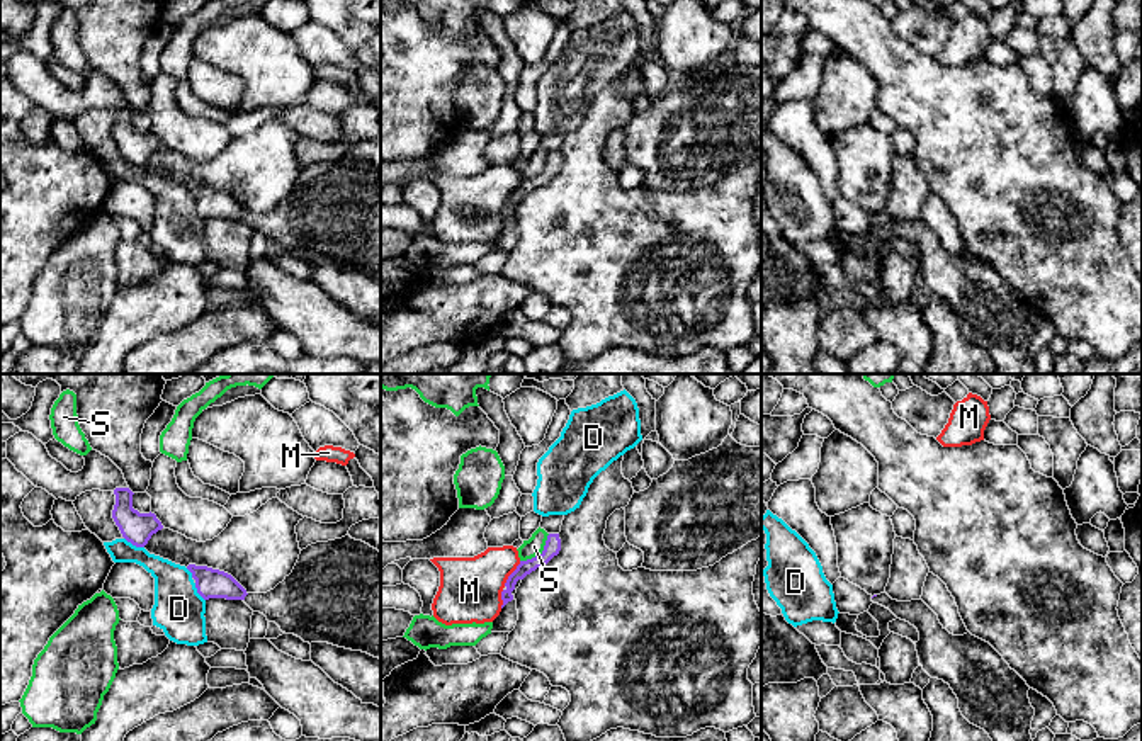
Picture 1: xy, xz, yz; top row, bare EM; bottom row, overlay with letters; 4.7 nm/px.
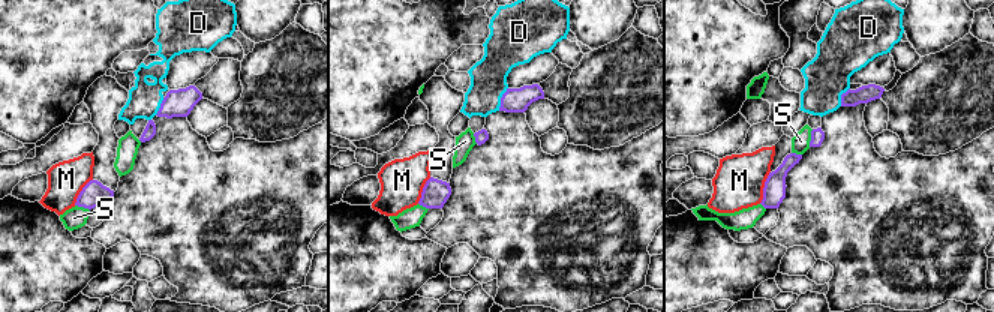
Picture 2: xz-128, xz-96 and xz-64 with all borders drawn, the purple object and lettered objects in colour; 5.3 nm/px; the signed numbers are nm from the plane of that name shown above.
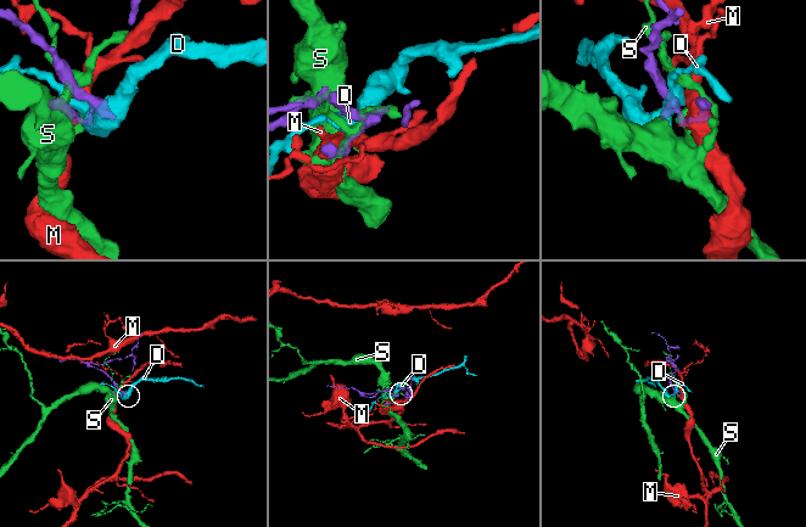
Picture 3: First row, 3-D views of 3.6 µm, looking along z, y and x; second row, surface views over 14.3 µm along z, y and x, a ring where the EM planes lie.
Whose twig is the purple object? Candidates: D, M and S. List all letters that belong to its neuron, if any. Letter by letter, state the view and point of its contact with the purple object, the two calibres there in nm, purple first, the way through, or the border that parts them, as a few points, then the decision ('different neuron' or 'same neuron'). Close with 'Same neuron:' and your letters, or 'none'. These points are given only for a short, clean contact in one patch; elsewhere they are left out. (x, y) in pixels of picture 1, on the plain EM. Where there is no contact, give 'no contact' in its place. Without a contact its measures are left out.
D: meets purple in xy at (135, 164); 150 nm thick on the purple side, 180 nm on the other; different neuron
M: meets purple in xz at (512, 192); 80 nm thick on the purple side, 300 nm on the other; different neuron
S: meets purple in xz at (539, 174); 80 nm thick on the purple side, 90 nm on the other; different neuron
Same neuron: none

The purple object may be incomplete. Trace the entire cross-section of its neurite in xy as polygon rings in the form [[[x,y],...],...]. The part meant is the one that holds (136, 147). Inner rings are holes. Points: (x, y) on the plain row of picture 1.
[[[116,107],[116,124],[112,138],[122,156],[136,167],[144,167],[153,153],[163,148],[155,133],[139,133],[133,127],[133,110],[129,107]]]

